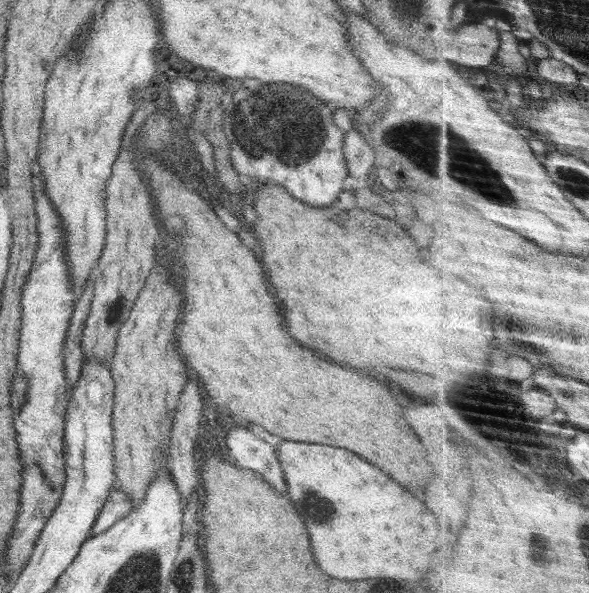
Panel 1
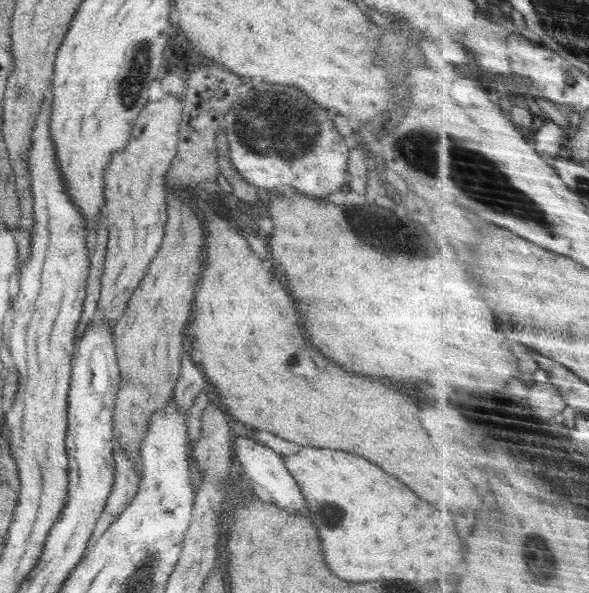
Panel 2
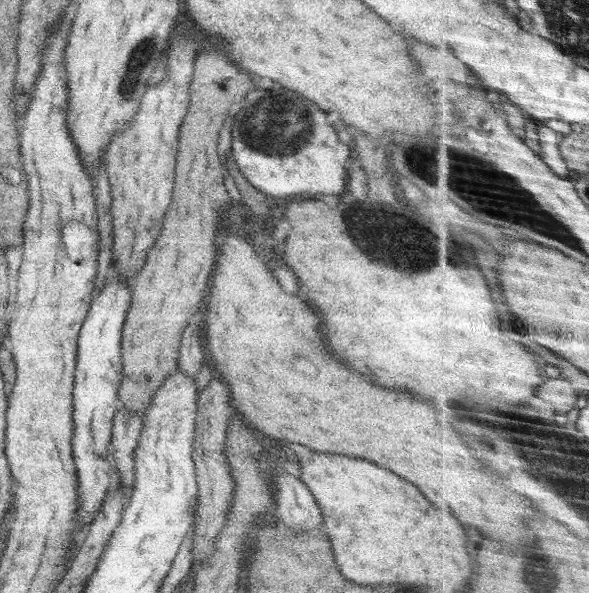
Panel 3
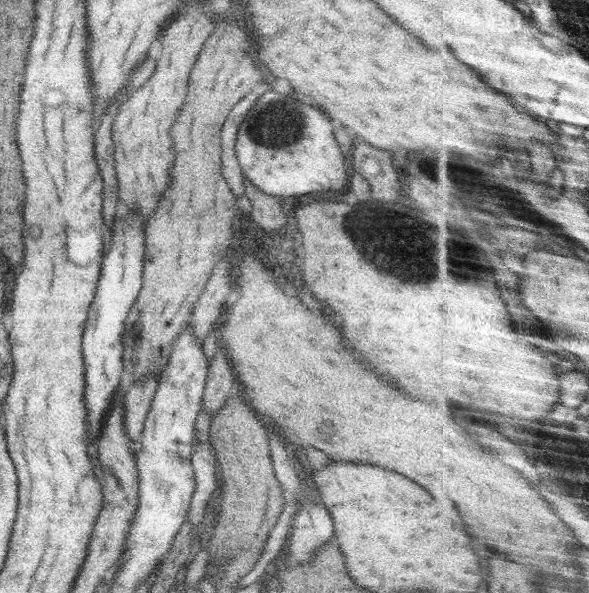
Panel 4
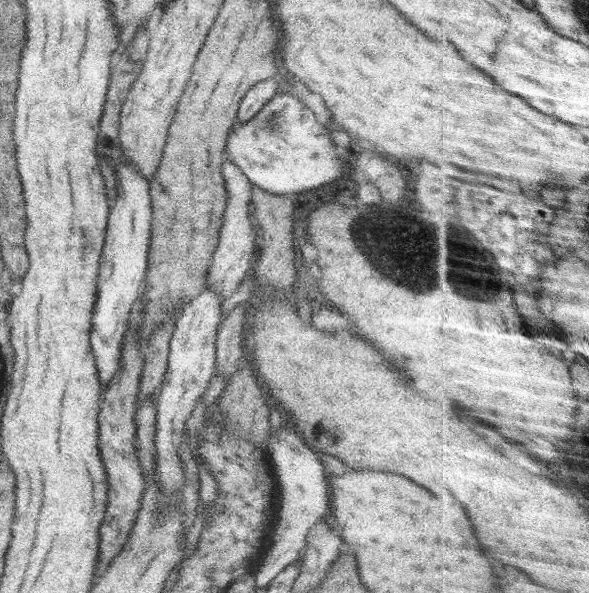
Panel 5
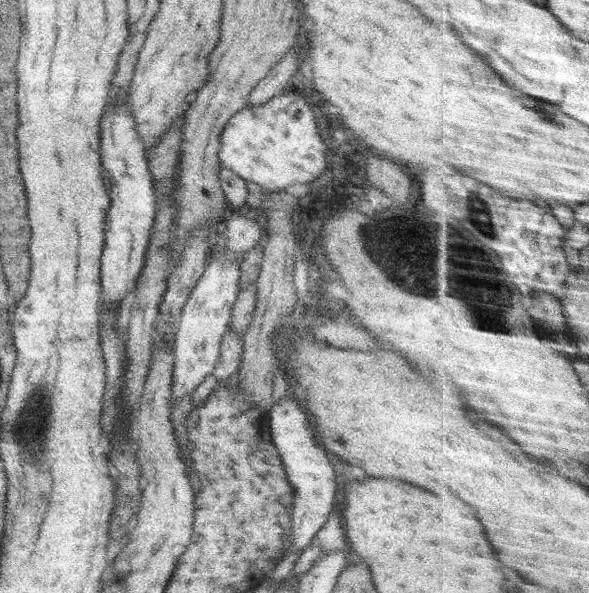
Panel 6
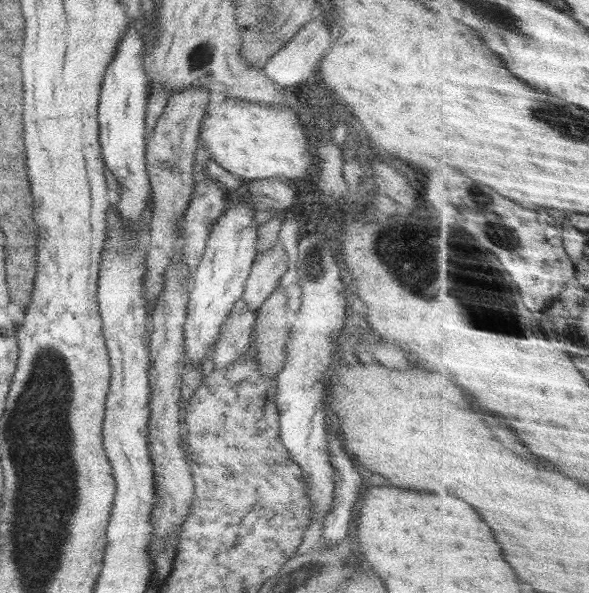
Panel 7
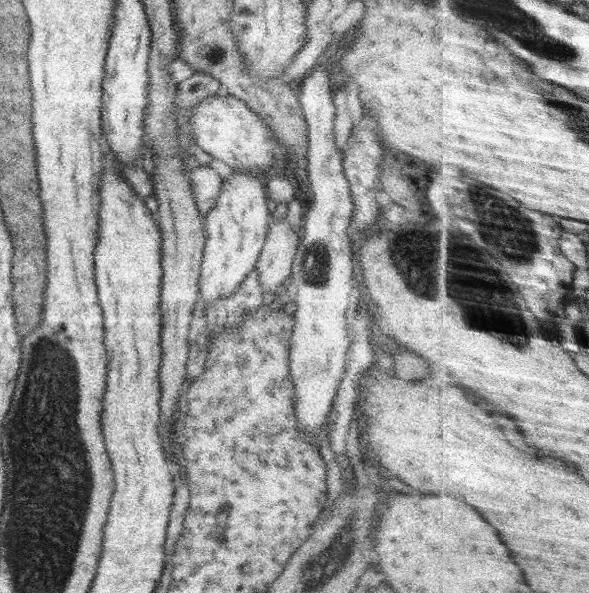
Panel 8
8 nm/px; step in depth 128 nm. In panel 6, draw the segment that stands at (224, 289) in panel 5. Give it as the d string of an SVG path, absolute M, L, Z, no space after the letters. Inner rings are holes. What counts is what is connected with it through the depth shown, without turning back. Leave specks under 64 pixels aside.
M226 167L220 168L220 186L224 192L225 200L230 203L228 213L228 224L224 231L224 245L228 251L236 255L236 259L242 263L244 254L254 249L257 242L264 237L262 221L248 219L241 216L240 209L247 205L248 188L246 181L238 174L228 170ZM239 208L239 210L235 210Z

